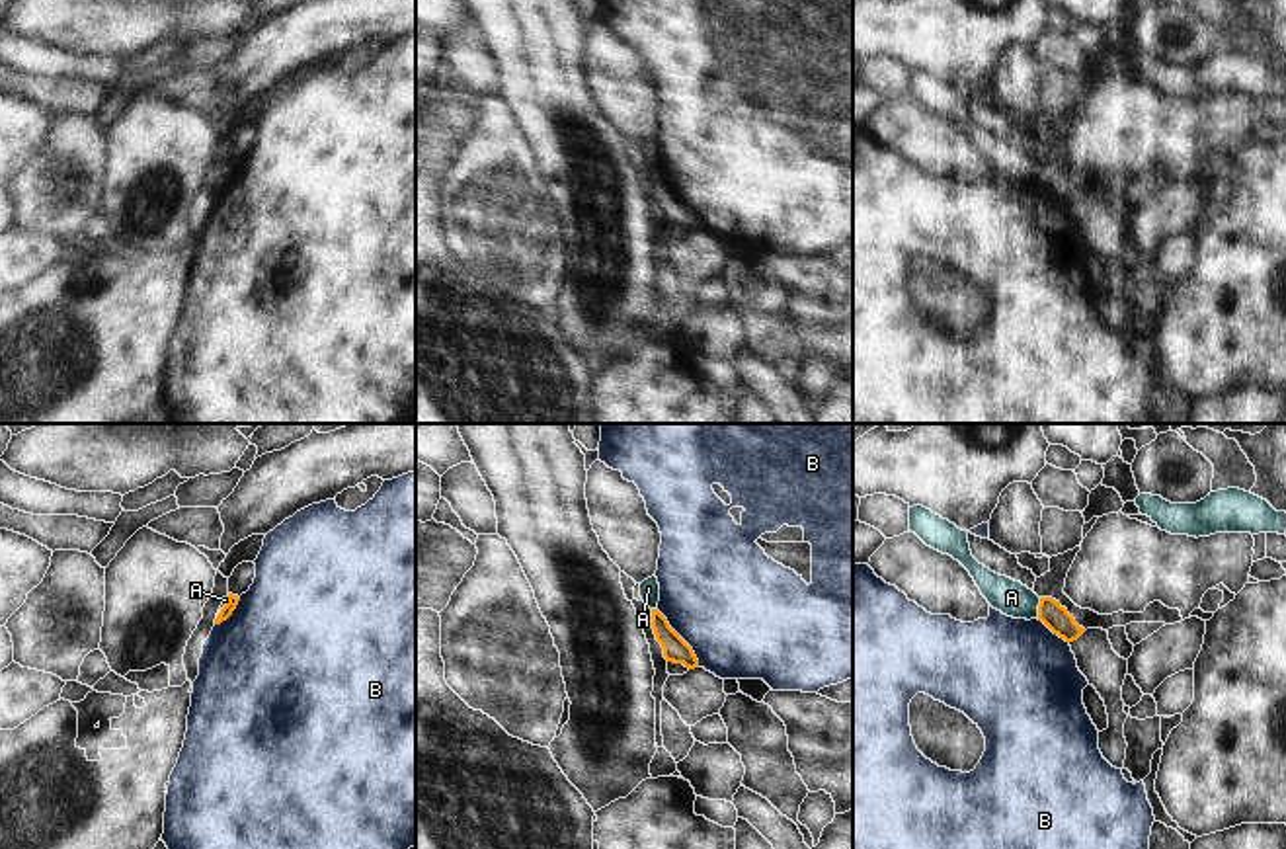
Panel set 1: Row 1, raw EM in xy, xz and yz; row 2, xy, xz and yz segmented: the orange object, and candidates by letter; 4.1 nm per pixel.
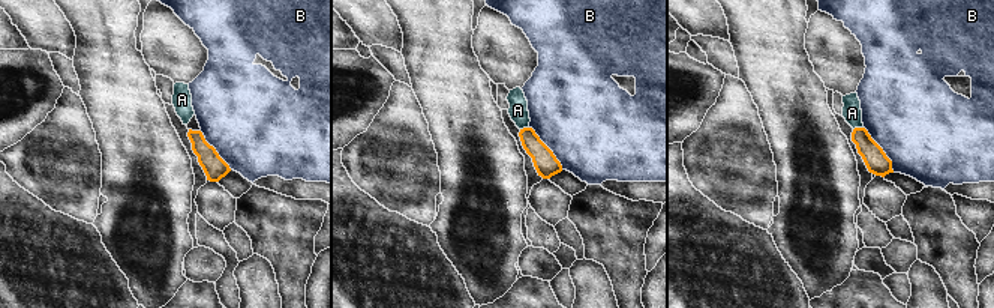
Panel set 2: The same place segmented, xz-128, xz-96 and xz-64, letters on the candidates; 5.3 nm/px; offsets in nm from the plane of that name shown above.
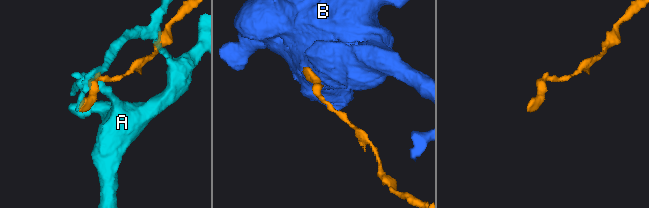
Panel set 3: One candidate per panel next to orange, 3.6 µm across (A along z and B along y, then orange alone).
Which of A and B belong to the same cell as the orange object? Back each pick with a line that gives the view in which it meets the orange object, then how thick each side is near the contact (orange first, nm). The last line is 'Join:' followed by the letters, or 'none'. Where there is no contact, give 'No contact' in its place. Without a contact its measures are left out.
Join: none

